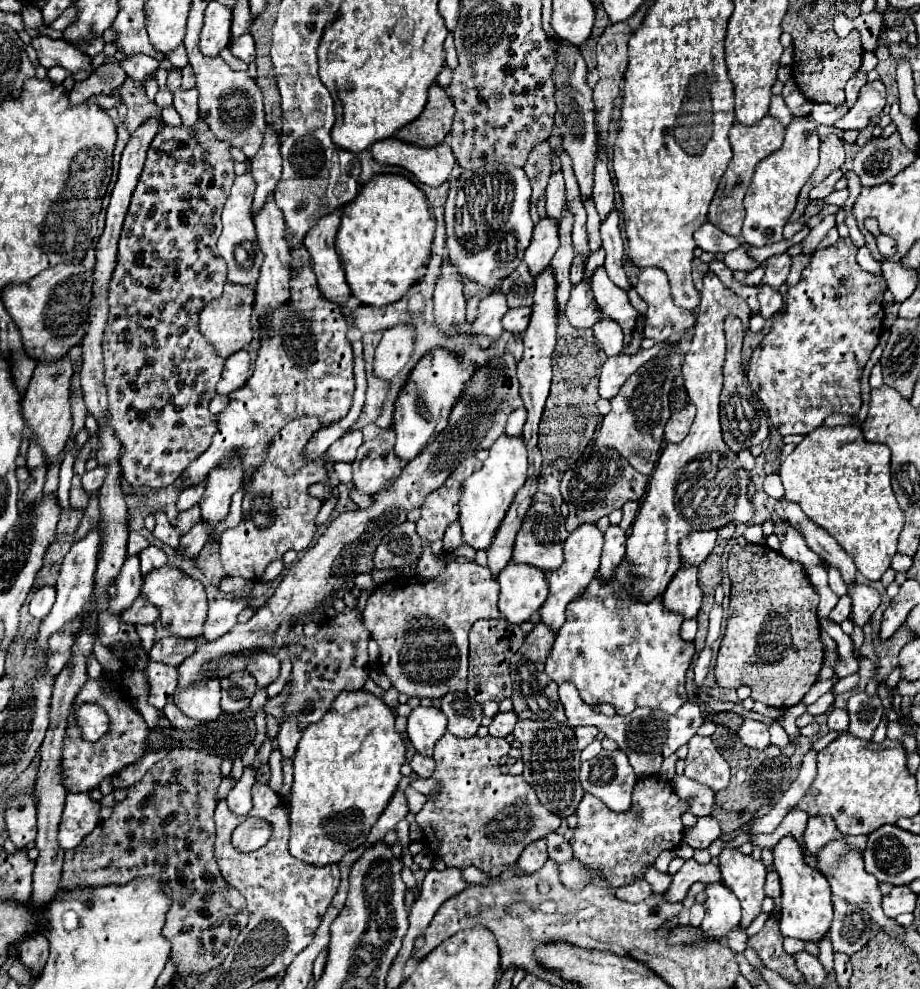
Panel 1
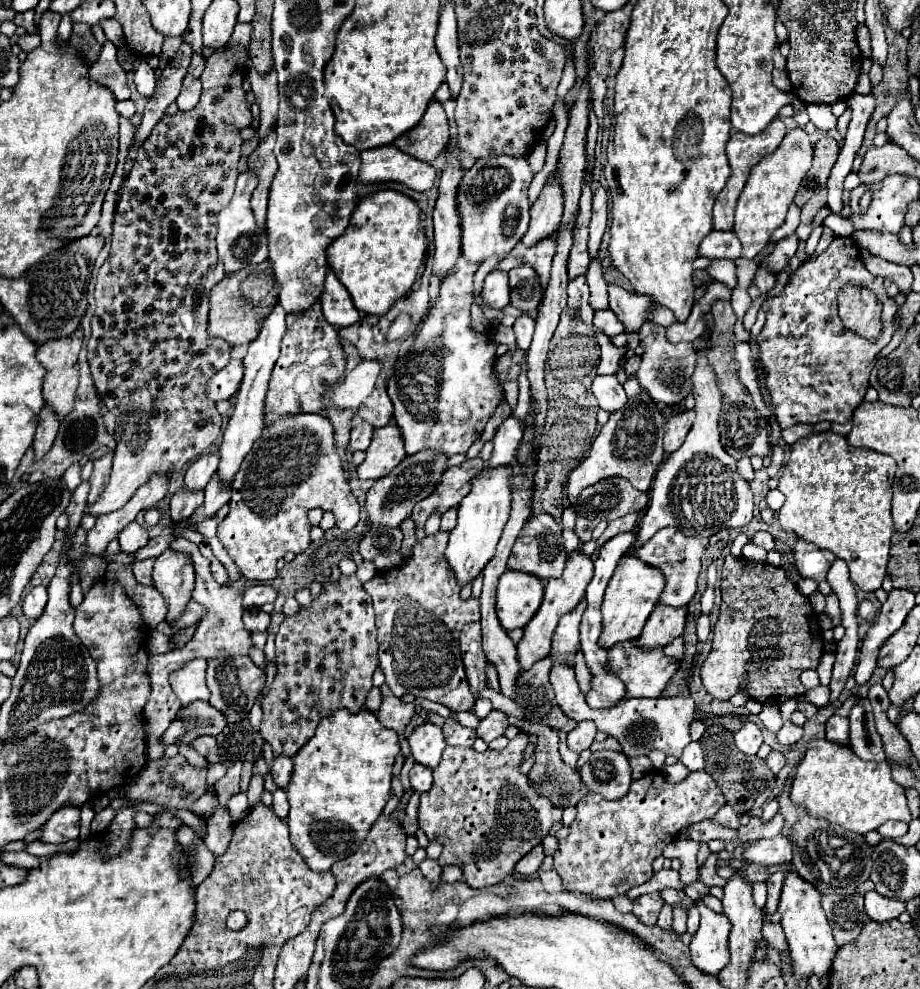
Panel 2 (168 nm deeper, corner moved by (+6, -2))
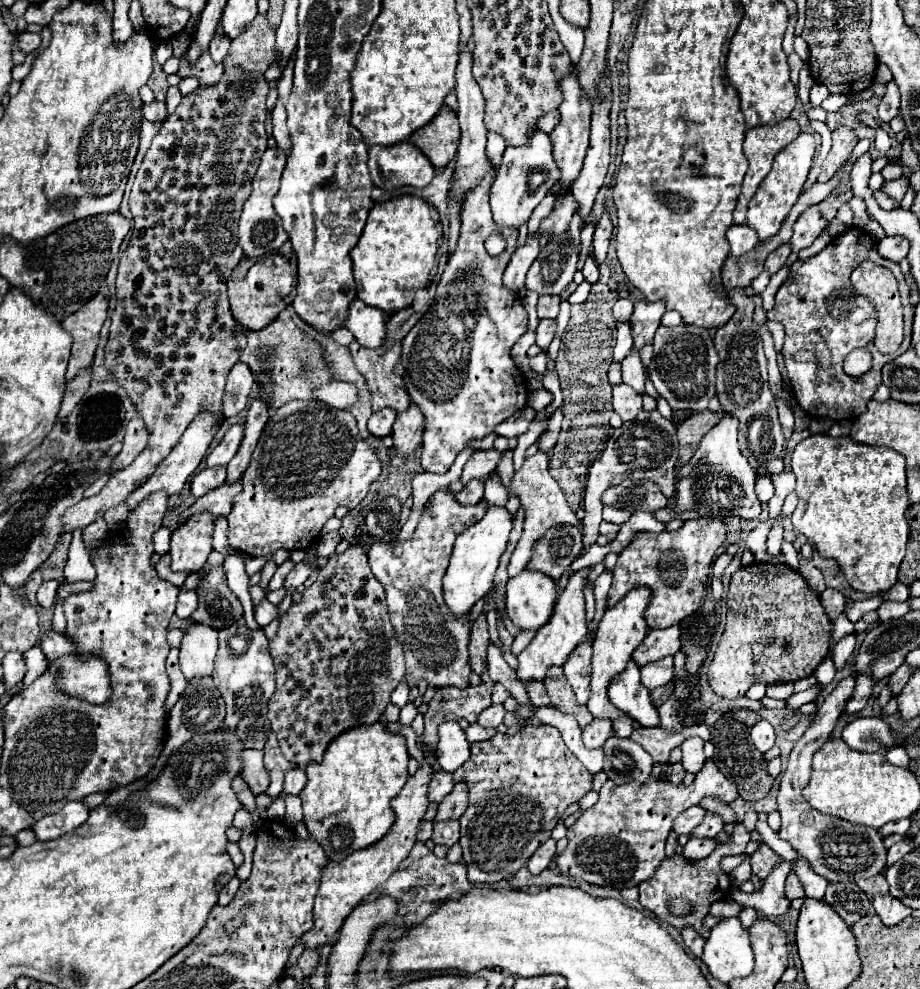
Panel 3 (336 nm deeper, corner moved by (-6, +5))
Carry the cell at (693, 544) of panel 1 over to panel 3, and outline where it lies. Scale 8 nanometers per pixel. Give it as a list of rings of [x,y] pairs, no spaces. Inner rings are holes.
[[[714,518],[688,520],[676,532],[638,532],[618,556],[606,606],[620,602],[622,596],[626,596],[632,588],[648,588],[652,598],[644,612],[646,624],[650,628],[670,628],[682,622],[702,606],[710,580],[712,560],[724,540],[726,526],[722,520]]]

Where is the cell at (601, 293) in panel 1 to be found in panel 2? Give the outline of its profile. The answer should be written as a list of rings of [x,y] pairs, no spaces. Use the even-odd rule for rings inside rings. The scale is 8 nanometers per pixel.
[[[612,309],[594,311],[594,325],[600,327],[610,337],[618,335],[618,333],[624,333],[624,325],[622,325],[622,321],[616,317],[616,313]]]

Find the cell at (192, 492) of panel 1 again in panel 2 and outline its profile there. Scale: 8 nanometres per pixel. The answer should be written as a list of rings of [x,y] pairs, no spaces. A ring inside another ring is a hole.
[[[204,453],[200,459],[196,459],[188,467],[184,487],[190,491],[202,491],[214,473],[216,473],[216,453],[212,453],[212,455]]]

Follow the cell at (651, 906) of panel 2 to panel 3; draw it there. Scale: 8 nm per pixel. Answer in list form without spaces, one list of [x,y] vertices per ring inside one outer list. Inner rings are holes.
[[[736,822],[736,824],[734,824],[734,832],[732,832],[732,836],[730,836],[730,842],[724,842],[724,844],[716,846],[716,850],[714,850],[708,858],[704,858],[704,860],[688,860],[688,858],[684,858],[684,854],[672,854],[670,858],[664,858],[664,860],[662,860],[662,866],[654,872],[654,876],[648,878],[644,884],[638,886],[638,890],[640,890],[640,898],[638,898],[638,900],[640,900],[640,904],[642,904],[644,908],[652,910],[660,920],[668,922],[668,924],[674,926],[676,930],[684,930],[686,926],[690,926],[690,928],[694,928],[704,940],[708,940],[710,930],[702,924],[702,920],[710,914],[710,906],[712,906],[714,902],[730,898],[730,892],[732,892],[730,876],[722,870],[720,860],[722,860],[724,856],[742,854],[744,848],[746,848],[746,844],[750,842],[750,834],[752,834],[752,832],[750,832],[742,822]],[[670,896],[692,896],[692,900],[694,900],[694,904],[696,904],[694,912],[688,914],[688,916],[672,916],[672,914],[668,914],[666,900],[668,900]]]

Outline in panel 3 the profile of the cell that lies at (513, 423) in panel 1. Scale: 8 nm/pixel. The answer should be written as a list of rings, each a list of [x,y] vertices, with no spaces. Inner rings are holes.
[[[498,476],[486,480],[486,492],[484,492],[484,498],[488,500],[488,504],[500,506],[500,508],[506,506],[506,502],[508,502],[508,492],[506,492],[506,488],[502,486],[502,482],[500,482]]]

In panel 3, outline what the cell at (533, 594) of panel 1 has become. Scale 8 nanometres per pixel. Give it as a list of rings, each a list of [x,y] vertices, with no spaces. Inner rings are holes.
[[[524,570],[506,586],[508,614],[520,630],[540,630],[550,620],[556,598],[554,580],[542,572]]]

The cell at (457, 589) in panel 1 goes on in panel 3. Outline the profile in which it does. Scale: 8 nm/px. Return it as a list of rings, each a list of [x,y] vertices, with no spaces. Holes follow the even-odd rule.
[[[440,488],[428,498],[410,540],[398,546],[384,546],[376,540],[372,544],[372,550],[368,550],[370,568],[386,590],[392,624],[404,646],[408,684],[428,680],[428,684],[436,688],[468,686],[470,618],[466,616],[464,620],[452,620],[452,616],[448,616],[448,608],[444,608],[442,596],[442,578],[448,568],[456,536],[468,526],[476,524],[476,520],[480,520],[486,510],[486,500],[480,500],[480,504],[474,506],[462,506],[450,488]]]

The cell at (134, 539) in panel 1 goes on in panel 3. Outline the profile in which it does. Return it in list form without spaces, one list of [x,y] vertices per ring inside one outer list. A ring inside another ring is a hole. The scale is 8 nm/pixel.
[[[162,526],[154,534],[154,550],[156,550],[156,554],[160,554],[160,556],[168,554],[168,550],[170,550],[170,536],[172,536],[172,532],[166,526]]]

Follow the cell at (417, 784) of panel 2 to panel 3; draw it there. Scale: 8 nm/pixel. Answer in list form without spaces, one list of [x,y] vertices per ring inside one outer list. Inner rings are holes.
[[[442,770],[434,772],[434,778],[432,778],[430,788],[428,788],[428,798],[430,798],[430,802],[436,802],[436,804],[442,802],[442,798],[444,798],[446,794],[450,794],[452,788],[454,788],[454,778],[452,778],[452,774],[442,772]]]

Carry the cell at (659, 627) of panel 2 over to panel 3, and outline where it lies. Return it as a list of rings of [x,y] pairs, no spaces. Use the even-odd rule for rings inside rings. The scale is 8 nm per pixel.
[[[676,624],[674,628],[650,630],[648,636],[644,638],[644,644],[640,644],[632,654],[632,660],[642,668],[650,662],[674,656],[678,650],[680,650],[680,628]]]

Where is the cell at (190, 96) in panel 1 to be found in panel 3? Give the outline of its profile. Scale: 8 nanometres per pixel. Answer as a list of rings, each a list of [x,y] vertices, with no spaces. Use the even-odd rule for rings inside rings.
[[[202,52],[196,64],[190,68],[190,74],[200,80],[200,84],[216,84],[224,74],[224,64],[216,64],[210,58],[210,52]]]

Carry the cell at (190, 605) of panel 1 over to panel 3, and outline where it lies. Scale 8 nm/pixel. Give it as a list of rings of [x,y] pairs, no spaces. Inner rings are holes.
[[[210,512],[194,514],[174,530],[170,556],[176,572],[198,572],[206,564],[212,552],[212,530],[214,516]]]

